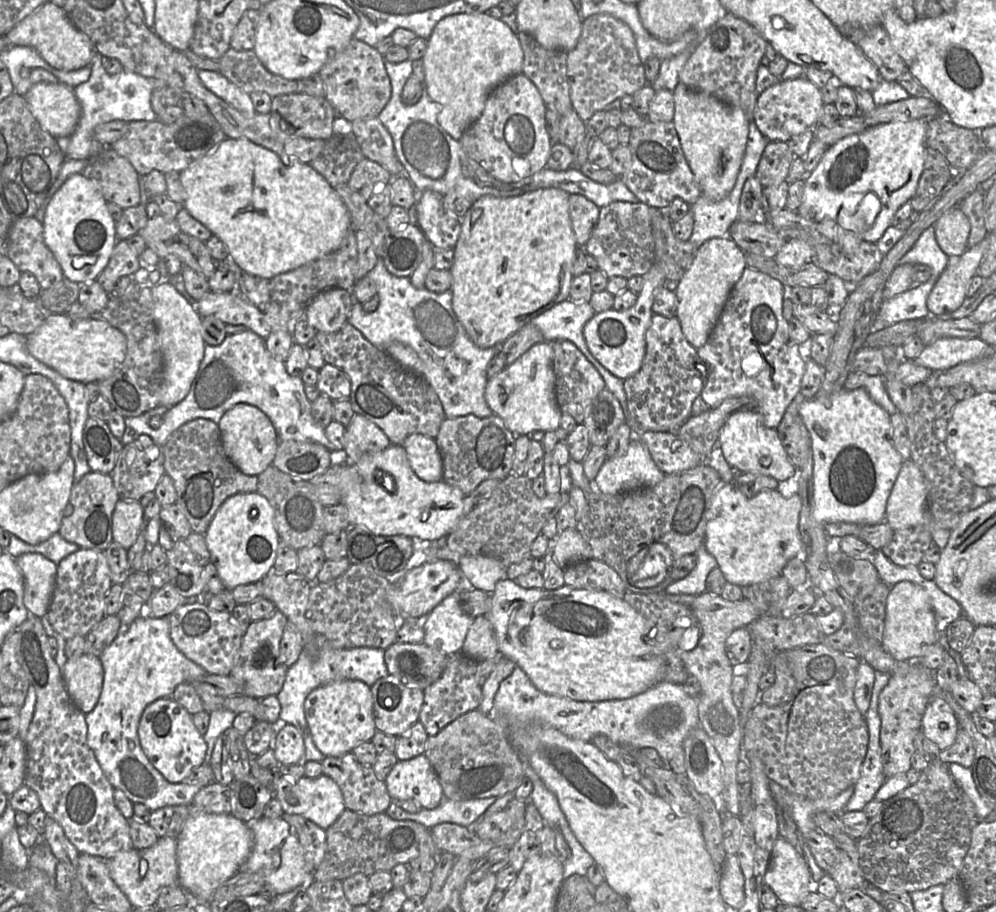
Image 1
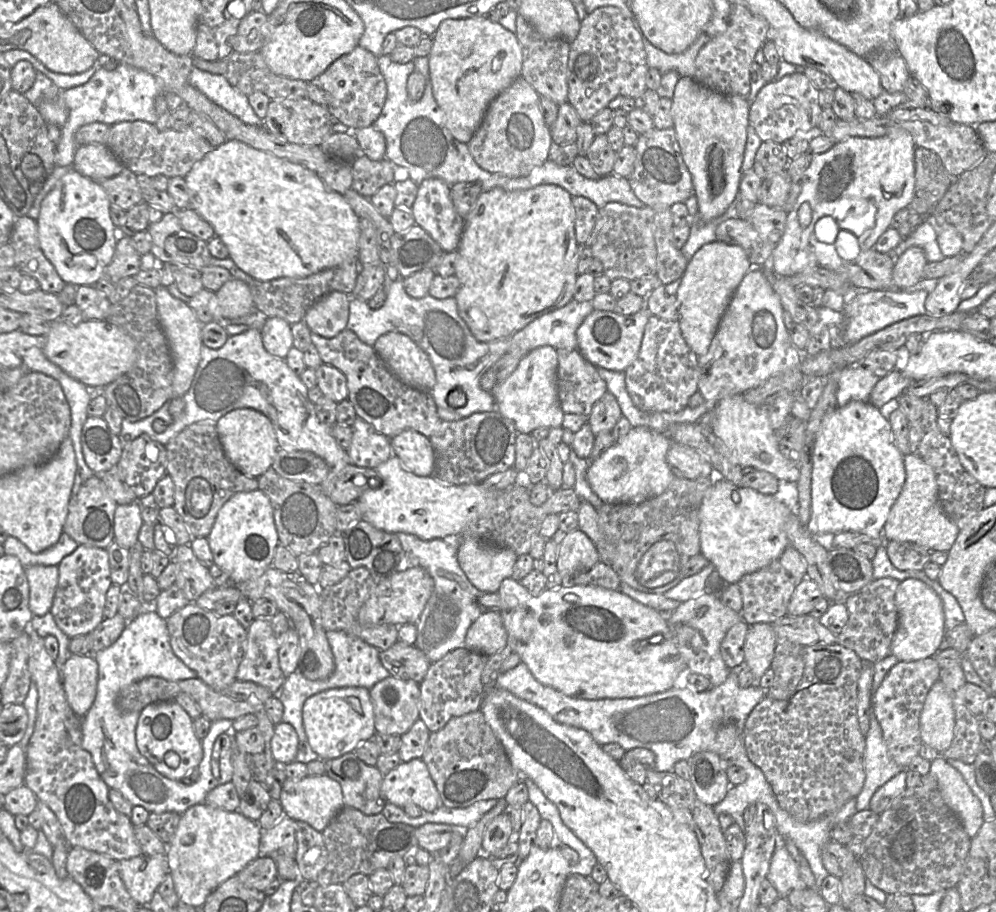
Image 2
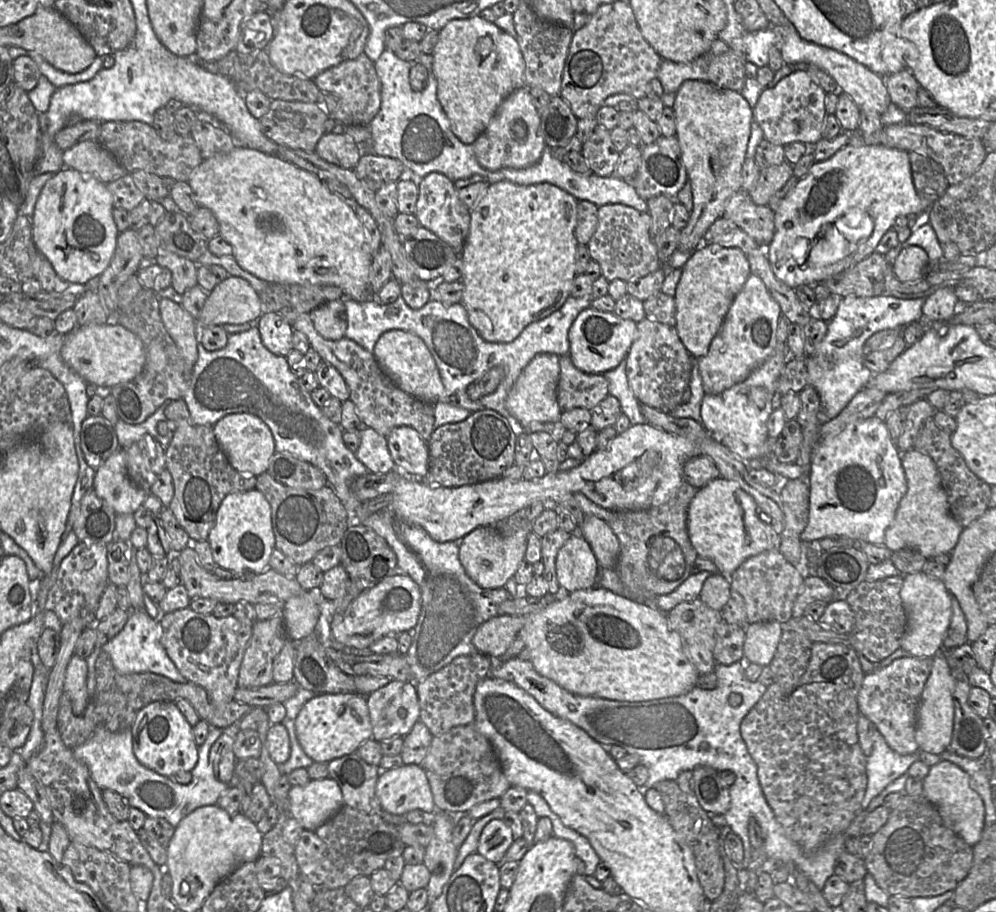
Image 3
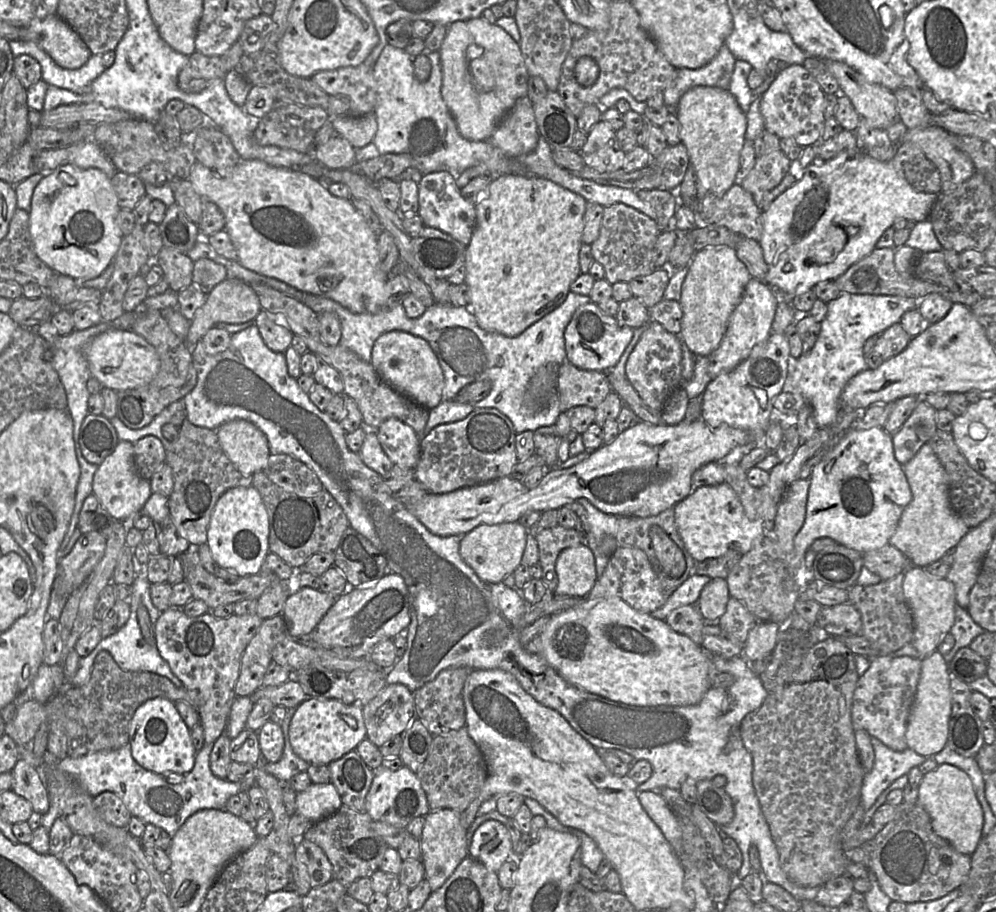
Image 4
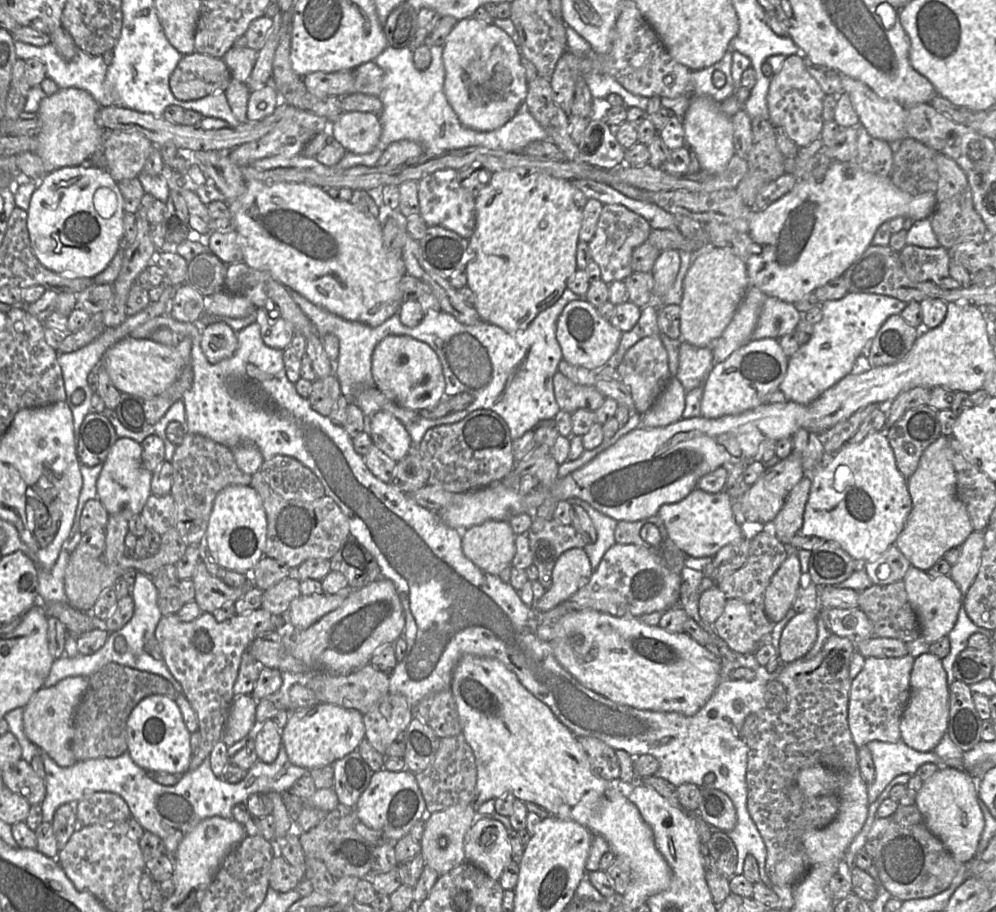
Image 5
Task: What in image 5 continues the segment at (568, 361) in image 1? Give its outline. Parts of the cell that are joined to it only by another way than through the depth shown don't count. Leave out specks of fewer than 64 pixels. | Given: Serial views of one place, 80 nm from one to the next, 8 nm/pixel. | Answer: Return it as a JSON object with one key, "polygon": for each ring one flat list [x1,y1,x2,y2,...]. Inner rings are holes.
{"polygon":[[560,370,554,375,554,394,560,409,569,413,578,409,596,411,605,400,595,387,577,385]]}

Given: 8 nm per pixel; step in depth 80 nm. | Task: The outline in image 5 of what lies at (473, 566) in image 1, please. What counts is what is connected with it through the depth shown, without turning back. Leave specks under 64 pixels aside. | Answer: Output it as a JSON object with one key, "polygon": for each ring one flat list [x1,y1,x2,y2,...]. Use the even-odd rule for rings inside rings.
{"polygon":[[488,520,461,533,464,555,484,572,499,575,511,565,516,534,509,522]]}

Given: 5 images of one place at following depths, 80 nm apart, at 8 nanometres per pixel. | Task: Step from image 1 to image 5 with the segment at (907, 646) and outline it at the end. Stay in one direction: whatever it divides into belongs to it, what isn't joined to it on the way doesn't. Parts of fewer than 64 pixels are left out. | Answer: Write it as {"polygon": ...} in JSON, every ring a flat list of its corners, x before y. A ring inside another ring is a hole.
{"polygon":[[912,565,903,580,908,600,919,620,921,637,928,644,946,637,954,627,959,609,963,605,963,595,957,584,949,575,930,576]]}

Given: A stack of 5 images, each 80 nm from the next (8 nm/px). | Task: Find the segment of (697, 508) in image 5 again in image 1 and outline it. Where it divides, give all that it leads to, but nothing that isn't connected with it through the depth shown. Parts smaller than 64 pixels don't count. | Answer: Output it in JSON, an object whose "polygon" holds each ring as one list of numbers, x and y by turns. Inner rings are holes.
{"polygon":[[722,483,712,496,707,512,704,544,707,551,716,559,727,582,742,588,765,582,782,574,787,562,802,556,804,543,799,531,799,514,802,502,798,494,784,498,778,490,767,490,754,497,742,494,734,483]]}

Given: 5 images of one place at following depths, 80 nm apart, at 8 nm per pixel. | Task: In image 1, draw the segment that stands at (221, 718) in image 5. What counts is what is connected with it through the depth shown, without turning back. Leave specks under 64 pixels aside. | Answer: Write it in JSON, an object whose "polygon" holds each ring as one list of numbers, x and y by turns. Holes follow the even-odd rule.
{"polygon":[[185,603,178,606,167,619,171,640,186,658,208,674,230,675,238,661,243,637,231,613,211,610,208,603]]}

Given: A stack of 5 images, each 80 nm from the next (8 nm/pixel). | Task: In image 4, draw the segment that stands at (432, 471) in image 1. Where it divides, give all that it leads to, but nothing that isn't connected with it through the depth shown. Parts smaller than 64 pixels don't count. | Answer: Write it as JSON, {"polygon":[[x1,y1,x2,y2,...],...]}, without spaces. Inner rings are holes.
{"polygon":[[396,418,386,419,376,430,378,440,389,459,397,466,415,469,420,458,420,437]]}

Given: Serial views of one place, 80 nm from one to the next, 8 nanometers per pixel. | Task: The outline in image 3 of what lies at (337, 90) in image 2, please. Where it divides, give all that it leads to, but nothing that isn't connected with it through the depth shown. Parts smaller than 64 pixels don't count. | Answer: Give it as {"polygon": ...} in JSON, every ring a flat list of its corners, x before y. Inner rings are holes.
{"polygon":[[365,53,356,59,347,60,318,74,313,81,322,92,329,92,338,98,337,110,329,115,343,125,367,125,376,116,381,105,380,81,374,63]]}

